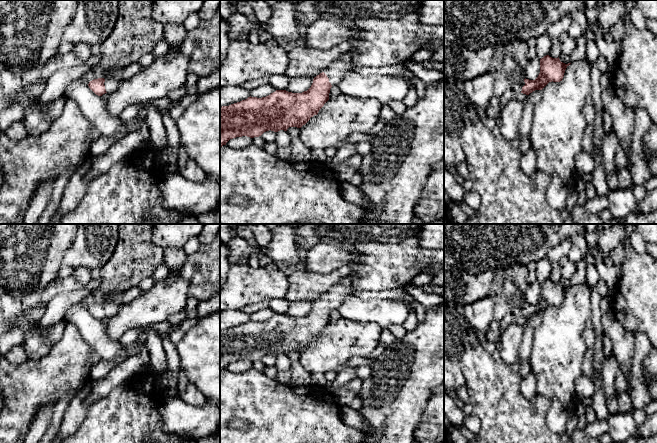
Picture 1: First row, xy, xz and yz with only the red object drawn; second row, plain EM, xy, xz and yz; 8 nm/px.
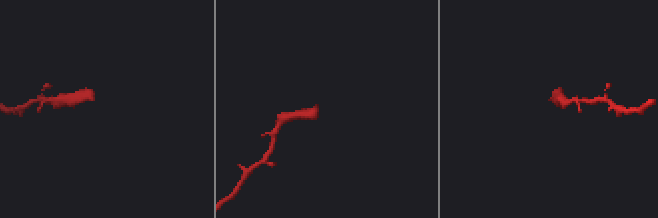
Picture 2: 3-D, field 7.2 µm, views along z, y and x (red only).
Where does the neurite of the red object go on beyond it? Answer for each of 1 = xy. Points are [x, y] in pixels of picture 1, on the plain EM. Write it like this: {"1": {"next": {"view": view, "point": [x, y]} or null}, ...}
{"1": {"next": {"view": "xy", "point": [111, 308]}}}

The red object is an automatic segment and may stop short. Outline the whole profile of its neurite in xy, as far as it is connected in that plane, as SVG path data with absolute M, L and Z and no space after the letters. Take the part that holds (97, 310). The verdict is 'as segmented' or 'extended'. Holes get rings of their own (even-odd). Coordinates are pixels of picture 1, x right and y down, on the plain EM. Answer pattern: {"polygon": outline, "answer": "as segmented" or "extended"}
{"polygon": "M98 302L89 306L89 312L98 320L110 318L117 312L120 304L113 302Z", "answer": "extended"}

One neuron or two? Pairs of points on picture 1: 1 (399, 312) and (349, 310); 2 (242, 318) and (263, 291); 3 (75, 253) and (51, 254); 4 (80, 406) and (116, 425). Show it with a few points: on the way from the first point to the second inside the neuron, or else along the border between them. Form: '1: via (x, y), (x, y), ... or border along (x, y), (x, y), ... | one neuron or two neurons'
1: via (387, 312), (361, 311) | one neuron
2: border along (239, 309), (230, 311) | two neurons
3: border along (76, 234), (64, 254), (61, 264) | two neurons
4: border along (105, 394), (89, 407), (85, 418), (75, 429) | two neurons

